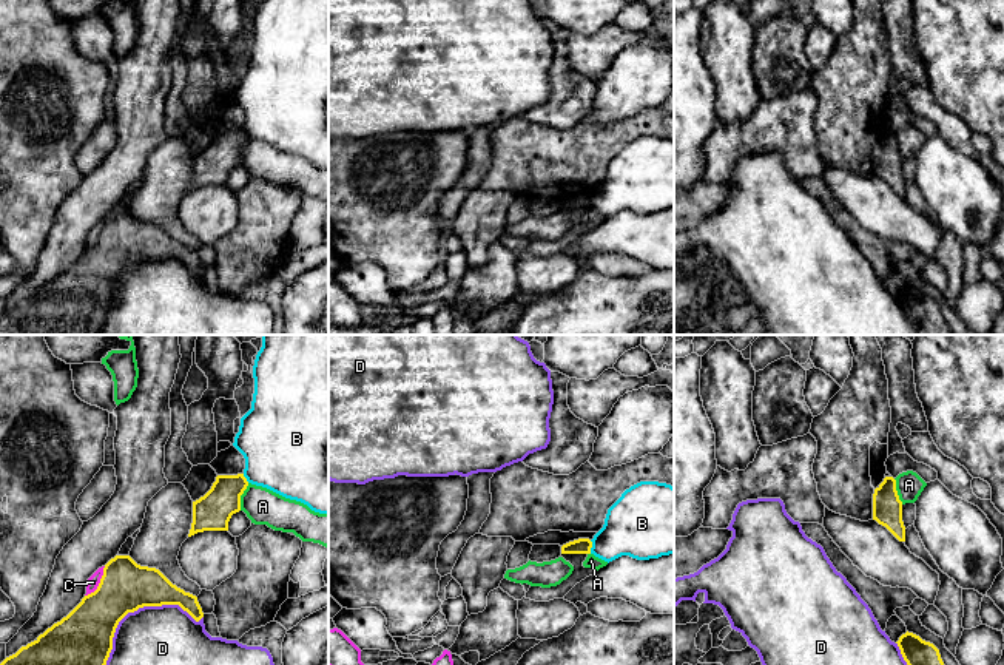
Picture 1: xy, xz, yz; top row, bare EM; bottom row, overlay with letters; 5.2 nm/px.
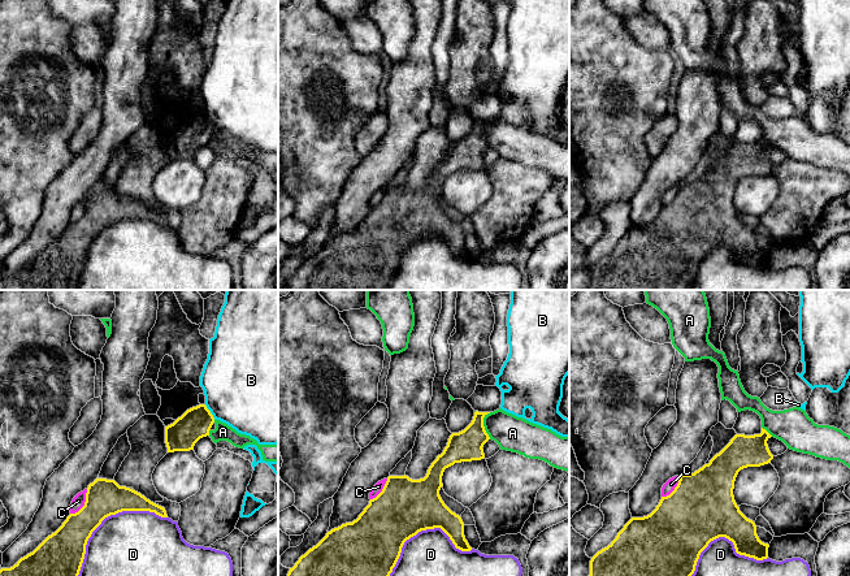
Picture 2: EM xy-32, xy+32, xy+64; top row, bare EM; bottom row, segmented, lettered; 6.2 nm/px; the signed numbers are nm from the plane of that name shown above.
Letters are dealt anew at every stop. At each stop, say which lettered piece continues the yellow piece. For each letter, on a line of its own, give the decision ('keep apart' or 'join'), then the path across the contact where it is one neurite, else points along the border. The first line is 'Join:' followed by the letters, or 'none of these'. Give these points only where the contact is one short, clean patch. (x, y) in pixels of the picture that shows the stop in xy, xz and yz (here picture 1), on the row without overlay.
Join: none of these
A: keep apart; border xy (249, 138), (241, 150), (239, 164)
B: keep apart
C: keep apart
D: keep apart

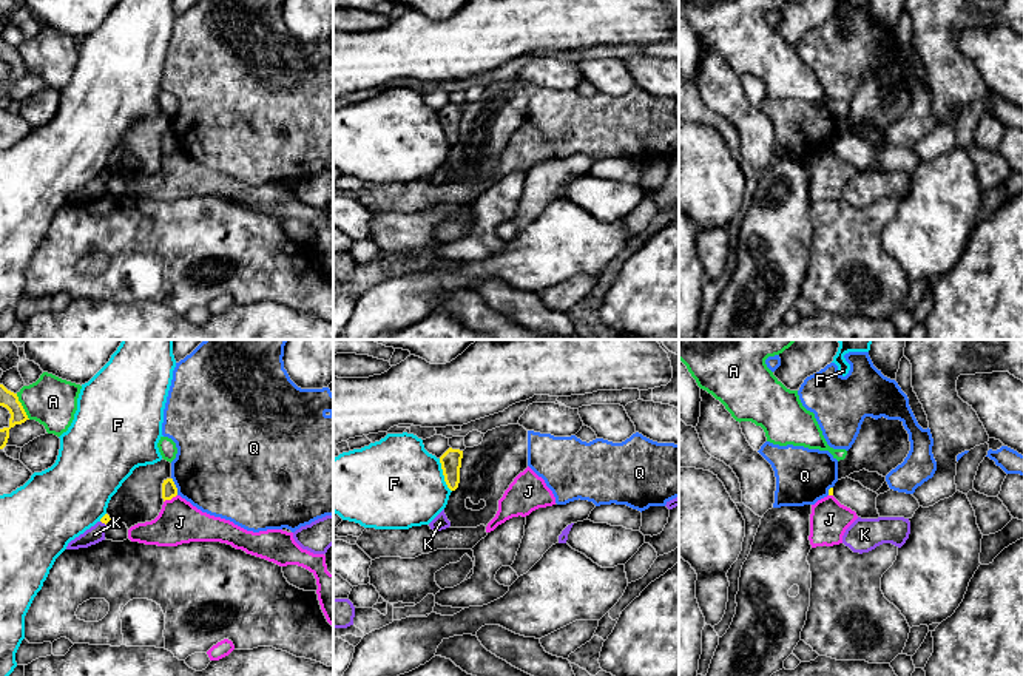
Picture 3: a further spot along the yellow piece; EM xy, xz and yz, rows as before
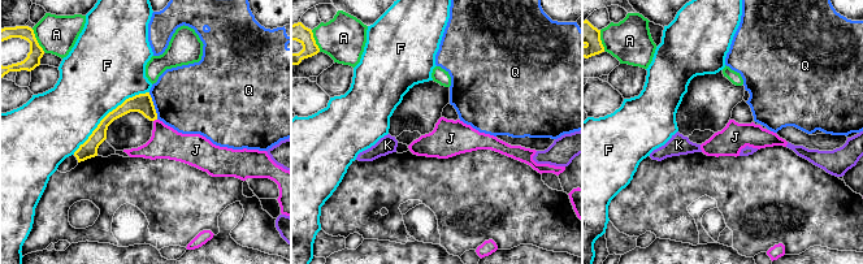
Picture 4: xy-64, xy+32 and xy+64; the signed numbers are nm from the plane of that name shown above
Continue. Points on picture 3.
Join: none of these
A: keep apart
F: keep apart
J: keep apart; border xy (176, 148), (164, 156)
K: keep apart
Q: keep apart

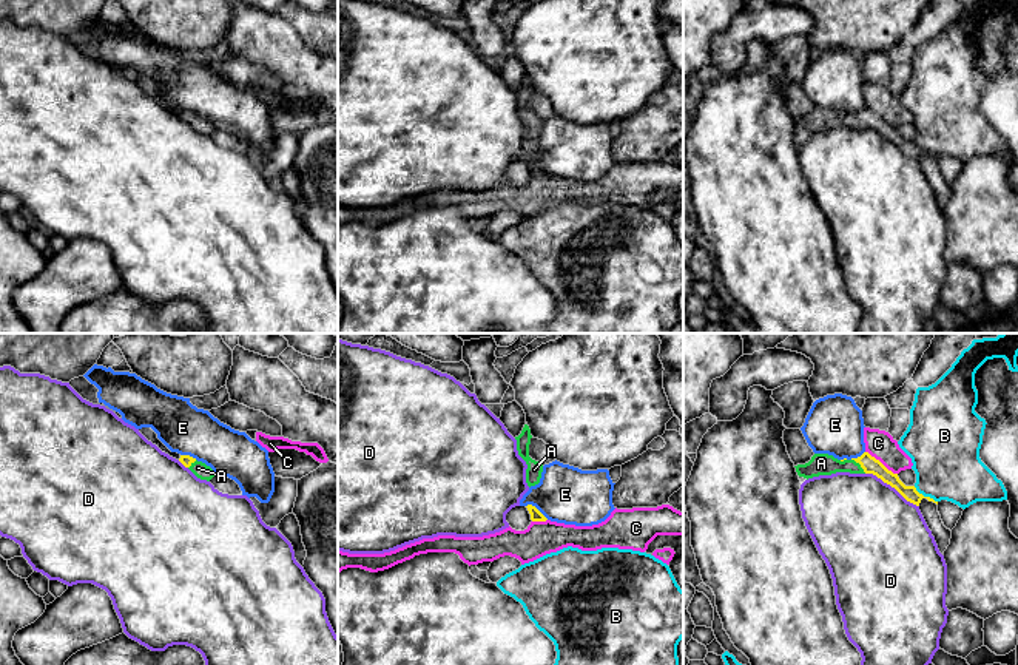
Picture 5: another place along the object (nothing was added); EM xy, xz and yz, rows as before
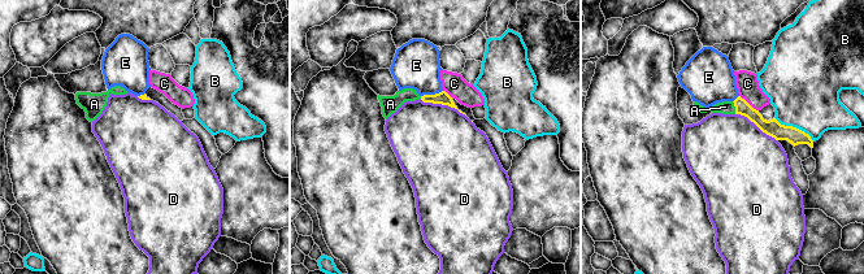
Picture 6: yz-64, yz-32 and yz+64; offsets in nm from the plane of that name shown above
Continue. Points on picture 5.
Join: A
A: join; way yz (870, 119), (859, 118), (821, 118)
B: keep apart
C: keep apart; border yz (866, 105), (896, 128)
D: keep apart
E: keep apart

